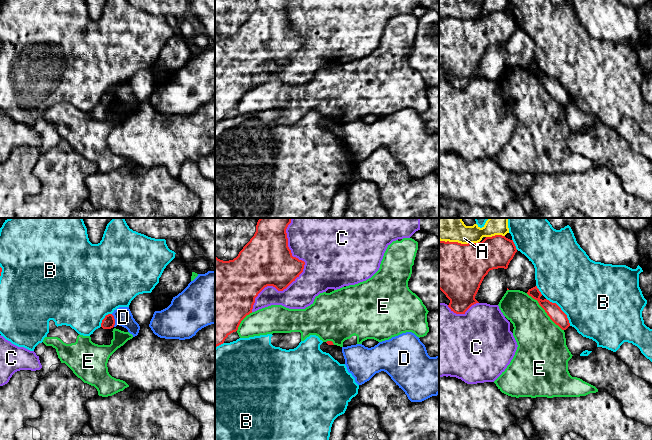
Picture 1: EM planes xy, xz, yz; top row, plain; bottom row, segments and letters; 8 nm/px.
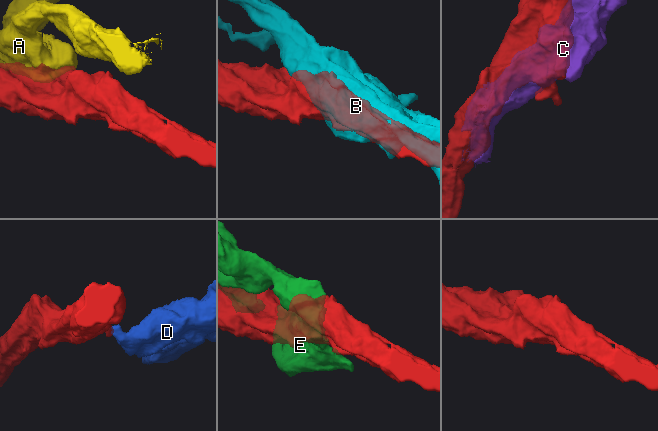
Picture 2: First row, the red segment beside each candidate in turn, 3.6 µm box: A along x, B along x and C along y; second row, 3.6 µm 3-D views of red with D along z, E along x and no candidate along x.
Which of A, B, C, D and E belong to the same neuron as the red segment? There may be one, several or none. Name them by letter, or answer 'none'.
none

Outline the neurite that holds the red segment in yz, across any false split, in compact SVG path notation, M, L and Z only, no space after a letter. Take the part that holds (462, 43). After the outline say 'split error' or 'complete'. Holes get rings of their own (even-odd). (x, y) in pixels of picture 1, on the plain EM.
M502 11L486 13L482 18L461 20L439 16L439 65L450 76L448 83L456 90L465 88L479 79L475 72L490 46L507 45L517 28L513 16Z; complete

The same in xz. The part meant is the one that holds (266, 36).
M257 0L256 8L250 17L239 28L238 32L233 36L223 37L215 33L215 124L224 119L225 115L233 108L238 106L241 97L250 89L252 89L255 74L267 62L273 62L278 67L286 65L299 51L303 48L305 38L292 32L291 26L288 23L288 14L286 5L289 0Z; complete

